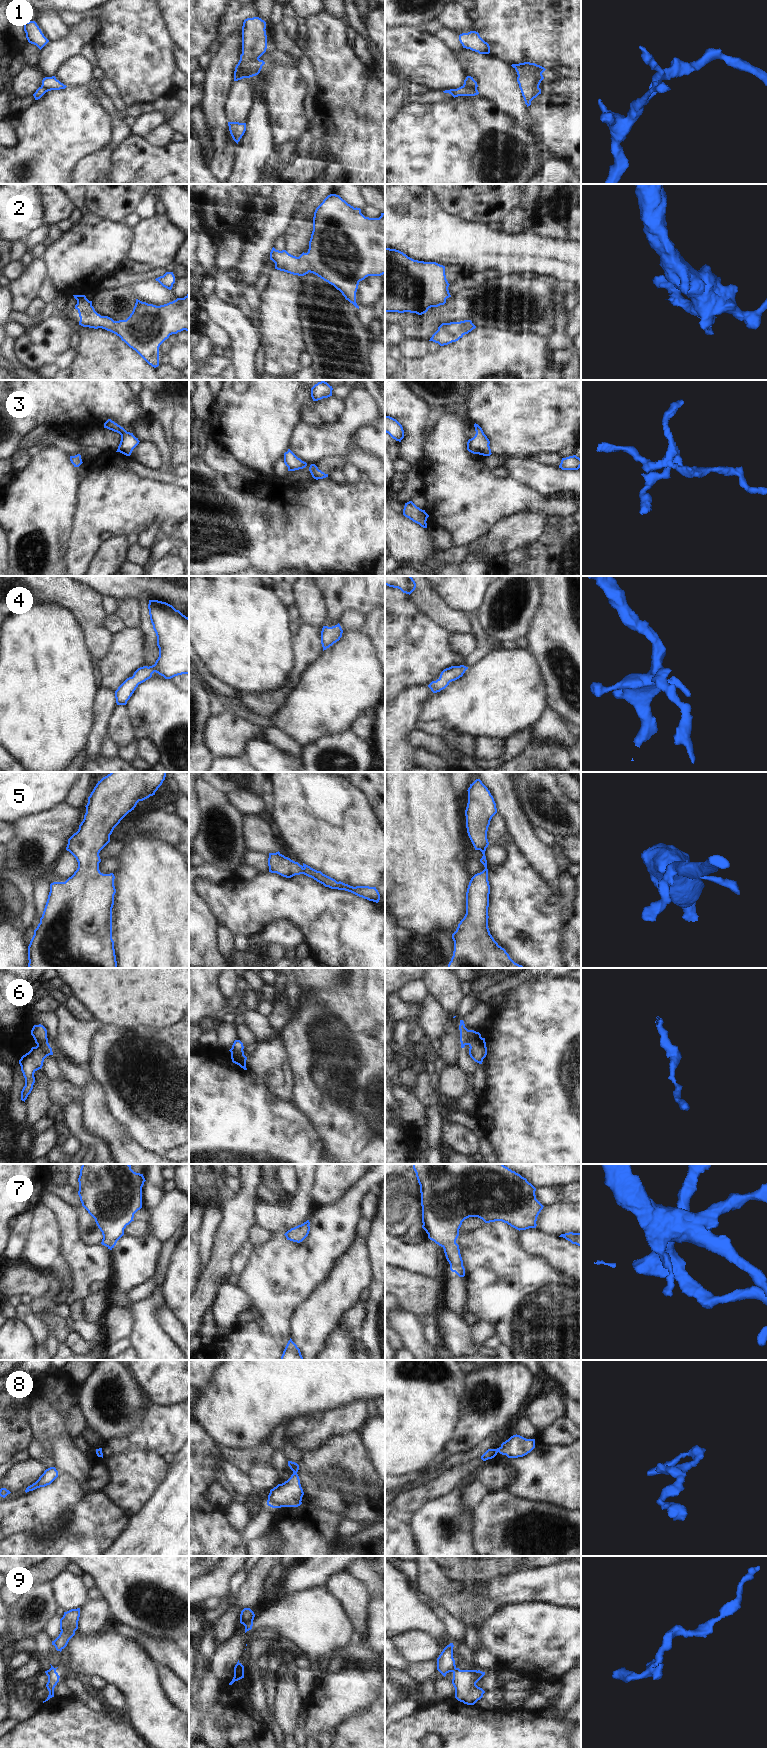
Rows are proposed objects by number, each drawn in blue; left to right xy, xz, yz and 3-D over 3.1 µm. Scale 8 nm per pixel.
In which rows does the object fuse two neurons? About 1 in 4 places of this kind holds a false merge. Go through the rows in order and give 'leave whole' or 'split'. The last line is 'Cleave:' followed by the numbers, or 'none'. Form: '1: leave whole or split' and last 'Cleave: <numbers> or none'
1: leave whole
2: leave whole
3: leave whole
4: leave whole
5: leave whole
6: split
7: leave whole
8: leave whole
9: split
Cleave: 6, 9

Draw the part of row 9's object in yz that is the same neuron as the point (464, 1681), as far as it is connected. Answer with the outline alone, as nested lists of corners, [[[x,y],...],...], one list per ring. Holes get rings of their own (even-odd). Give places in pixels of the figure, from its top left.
[[[460,1670],[453,1672],[452,1684],[455,1688],[455,1698],[467,1705],[474,1705],[483,1697],[485,1691],[476,1683],[485,1675],[480,1670]]]

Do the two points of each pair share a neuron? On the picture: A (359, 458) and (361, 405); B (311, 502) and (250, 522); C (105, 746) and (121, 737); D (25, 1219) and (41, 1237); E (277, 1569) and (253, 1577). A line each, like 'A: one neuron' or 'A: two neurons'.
A: two neurons
B: one neuron
C: two neurons
D: two neurons
E: two neurons

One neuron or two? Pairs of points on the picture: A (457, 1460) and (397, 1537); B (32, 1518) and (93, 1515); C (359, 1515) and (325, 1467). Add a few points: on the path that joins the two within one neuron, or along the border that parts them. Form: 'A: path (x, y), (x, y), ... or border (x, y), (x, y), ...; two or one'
A: border (473, 1459), (445, 1470), (431, 1481); two
B: border (79, 1501), (64, 1513), (61, 1532), (49, 1537); two
C: border (352, 1503), (365, 1501), (374, 1508); two

